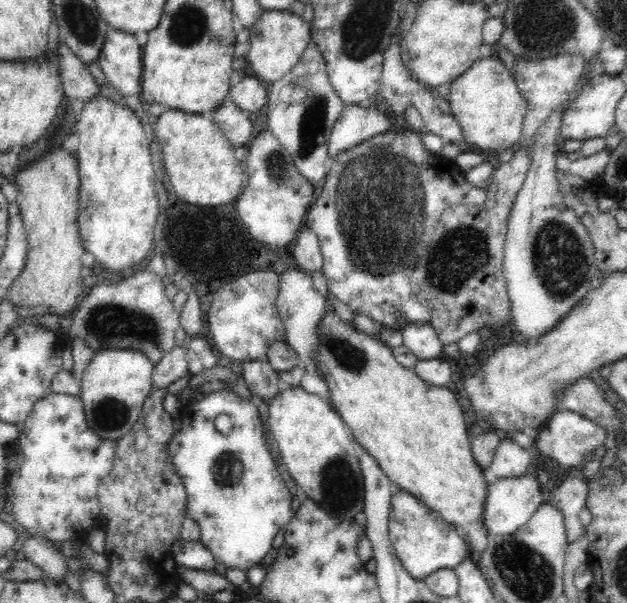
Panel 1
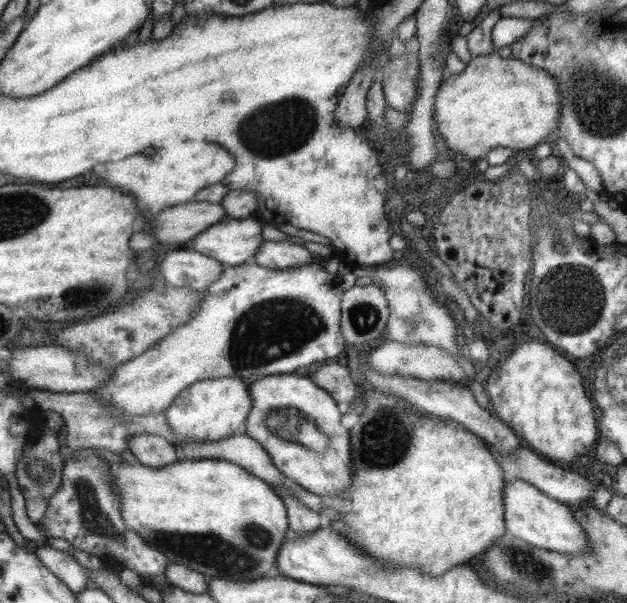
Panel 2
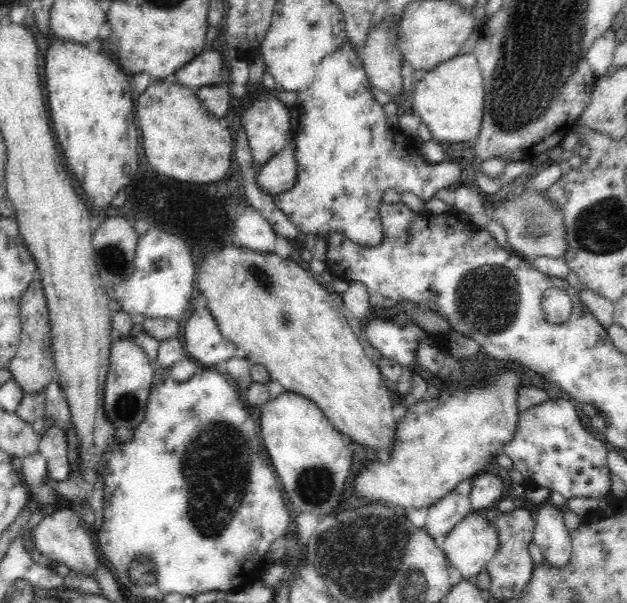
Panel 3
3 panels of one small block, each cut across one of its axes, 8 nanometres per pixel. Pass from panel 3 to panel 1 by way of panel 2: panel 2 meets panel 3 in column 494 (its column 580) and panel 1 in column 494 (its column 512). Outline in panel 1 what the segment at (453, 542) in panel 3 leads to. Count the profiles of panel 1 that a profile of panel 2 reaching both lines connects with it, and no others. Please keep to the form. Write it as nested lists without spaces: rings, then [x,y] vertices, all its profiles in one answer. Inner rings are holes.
[[[530,473],[514,478],[500,477],[487,483],[486,498],[482,504],[482,521],[487,535],[490,537],[510,535],[526,524],[542,502],[542,490],[538,484],[538,477]]]

